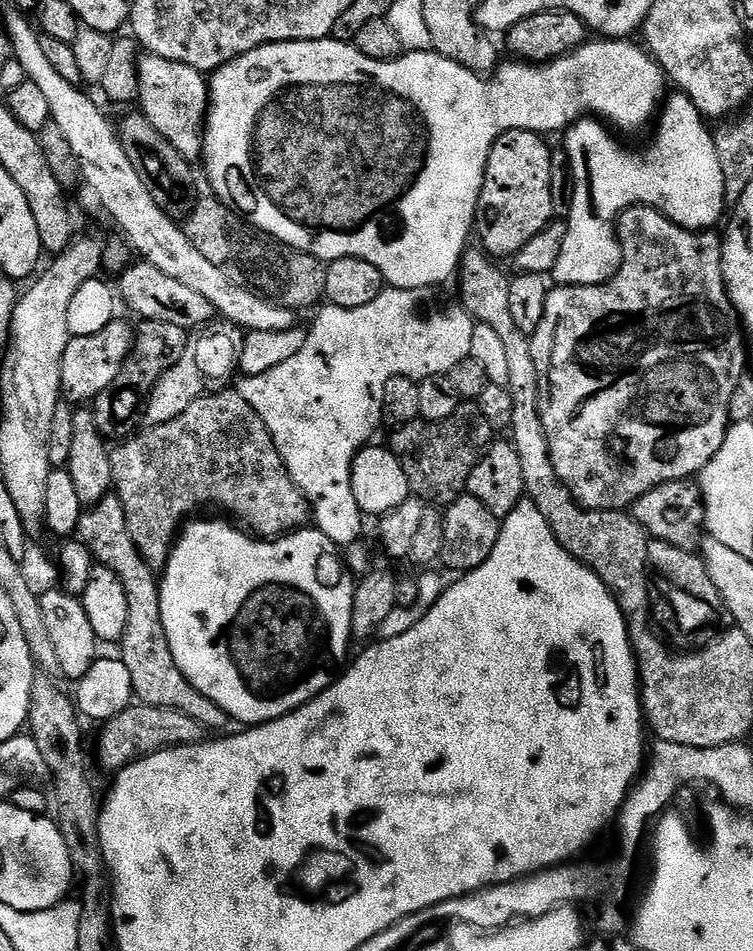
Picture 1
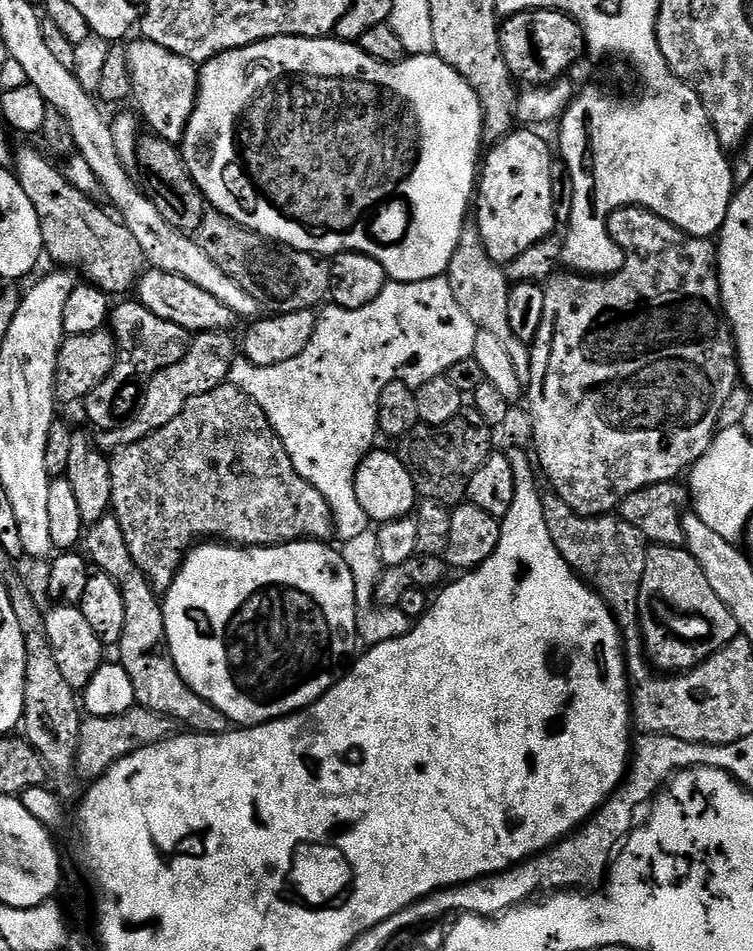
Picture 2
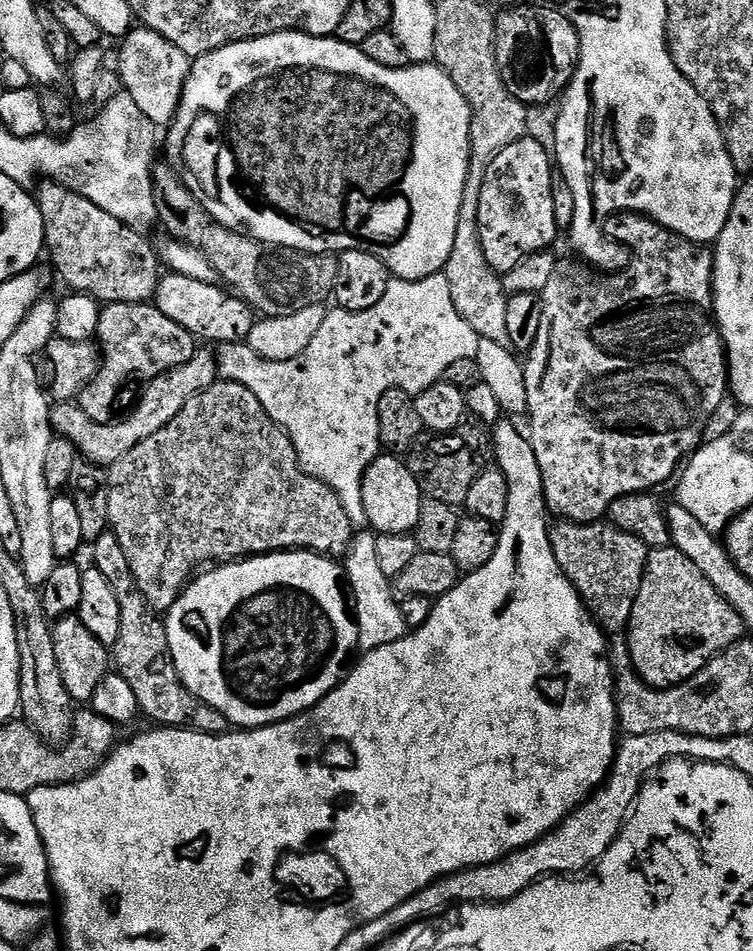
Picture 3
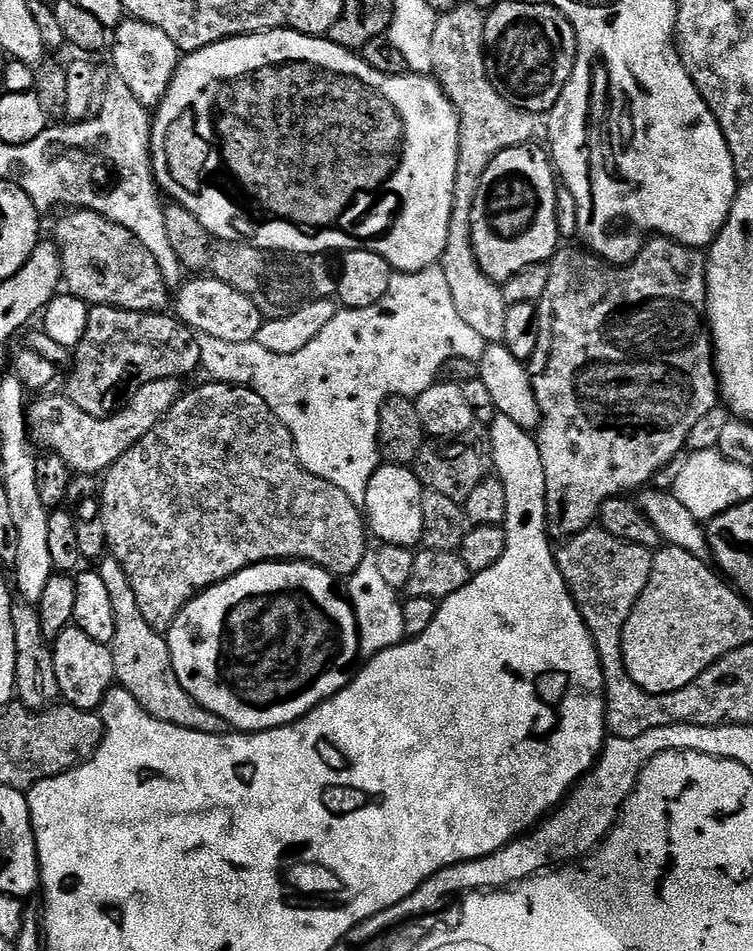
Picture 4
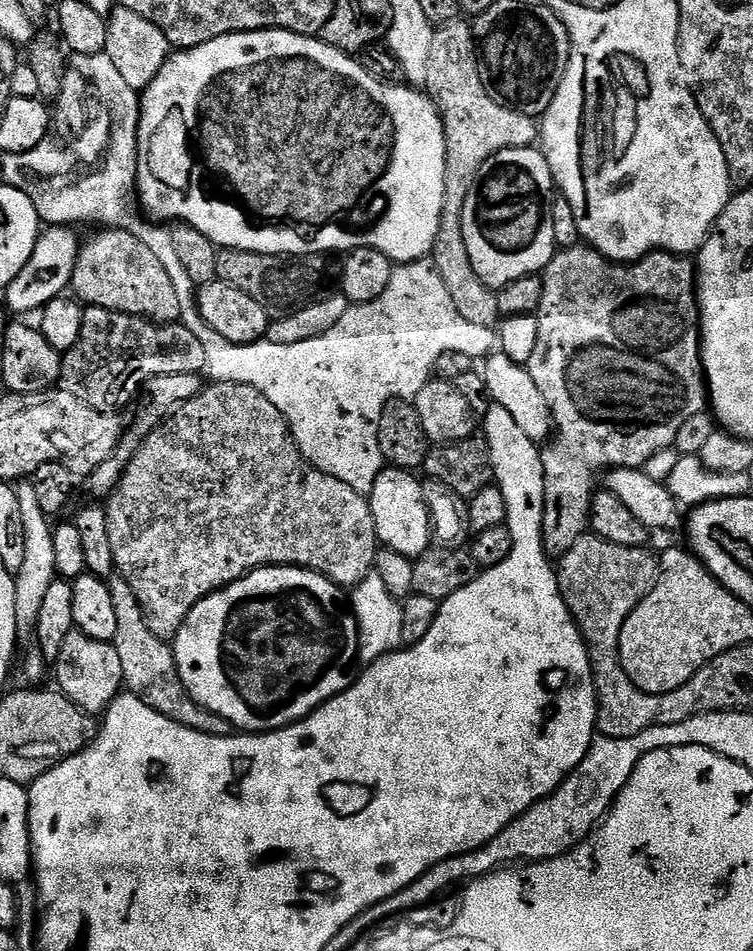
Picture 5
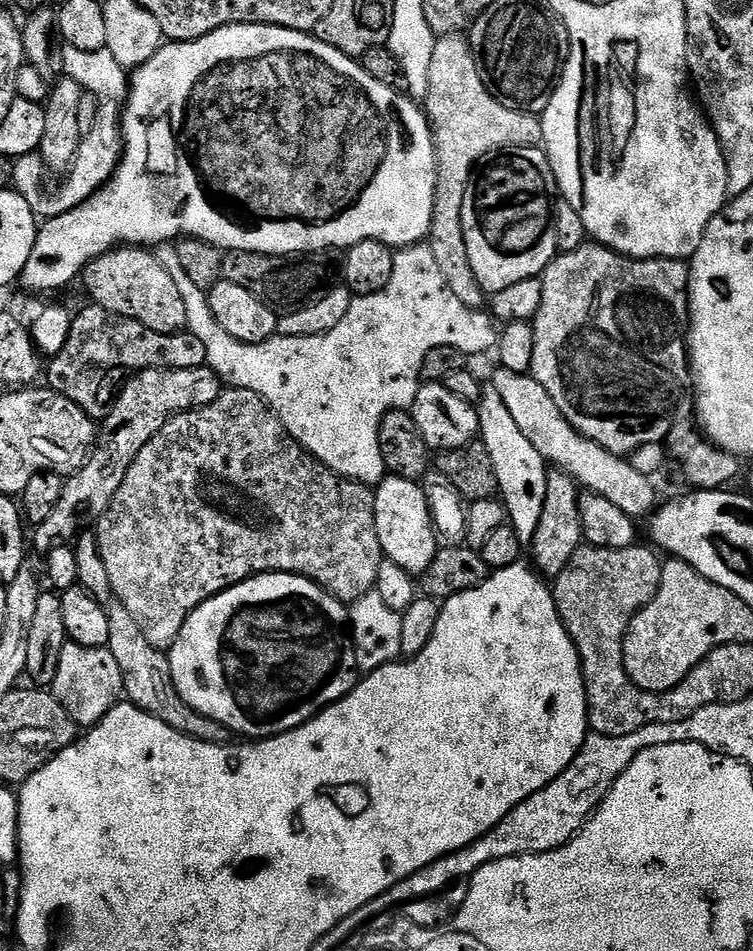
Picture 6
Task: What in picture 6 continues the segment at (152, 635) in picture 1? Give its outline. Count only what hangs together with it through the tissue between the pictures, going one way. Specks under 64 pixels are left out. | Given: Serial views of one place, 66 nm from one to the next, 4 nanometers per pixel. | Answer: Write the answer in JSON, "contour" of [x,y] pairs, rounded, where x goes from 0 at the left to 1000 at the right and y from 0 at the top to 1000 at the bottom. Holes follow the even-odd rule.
{"contour":[[[154,633],[143,639],[143,649],[146,650],[146,675],[142,681],[149,685],[151,692],[157,692],[157,701],[162,703],[165,732],[194,751],[220,759],[220,763],[252,776],[280,782],[304,781],[311,774],[307,768],[295,763],[295,759],[270,753],[267,749],[258,747],[244,737],[242,730],[236,730],[228,716],[228,701],[222,689],[214,682],[199,679],[198,672],[194,671],[194,667],[189,667],[183,654],[178,654],[173,641]]]}

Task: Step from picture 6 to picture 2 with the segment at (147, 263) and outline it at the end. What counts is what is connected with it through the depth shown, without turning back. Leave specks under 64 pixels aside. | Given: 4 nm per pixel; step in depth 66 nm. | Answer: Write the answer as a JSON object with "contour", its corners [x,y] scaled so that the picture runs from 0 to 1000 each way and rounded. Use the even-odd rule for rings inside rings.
{"contour":[[[23,155],[19,160],[19,184],[29,200],[35,200],[35,208],[45,212],[62,272],[69,272],[74,277],[70,279],[81,283],[100,284],[124,303],[133,303],[145,312],[169,312],[194,285],[189,259],[183,259],[178,246],[147,222],[137,223],[121,205],[96,196],[84,180],[64,168],[45,156]]]}

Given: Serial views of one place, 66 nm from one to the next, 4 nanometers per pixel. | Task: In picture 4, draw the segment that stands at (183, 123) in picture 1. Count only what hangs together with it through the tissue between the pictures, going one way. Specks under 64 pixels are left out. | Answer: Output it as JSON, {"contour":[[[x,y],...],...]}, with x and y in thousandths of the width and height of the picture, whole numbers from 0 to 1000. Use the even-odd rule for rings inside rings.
{"contour":[[[166,19],[151,30],[146,42],[149,67],[154,70],[153,79],[173,90],[174,98],[194,115],[211,114],[218,105],[220,95],[239,68],[242,56],[236,47],[227,42],[210,27],[199,27],[187,21]]]}

